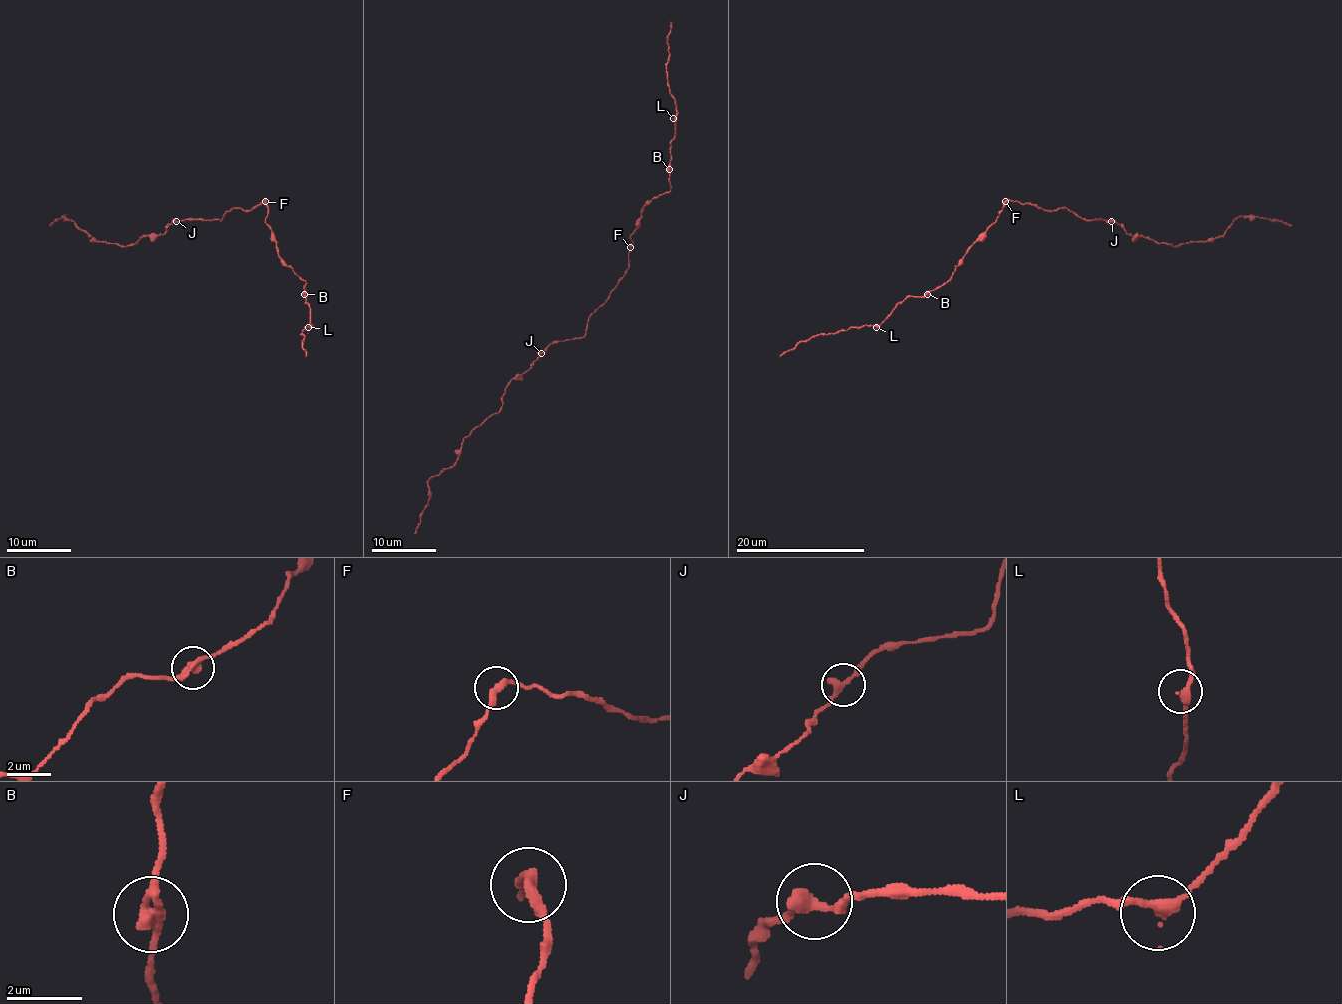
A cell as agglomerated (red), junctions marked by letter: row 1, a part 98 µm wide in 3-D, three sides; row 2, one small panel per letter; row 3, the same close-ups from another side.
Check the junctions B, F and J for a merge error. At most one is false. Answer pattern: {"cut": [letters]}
{"cut": []}

